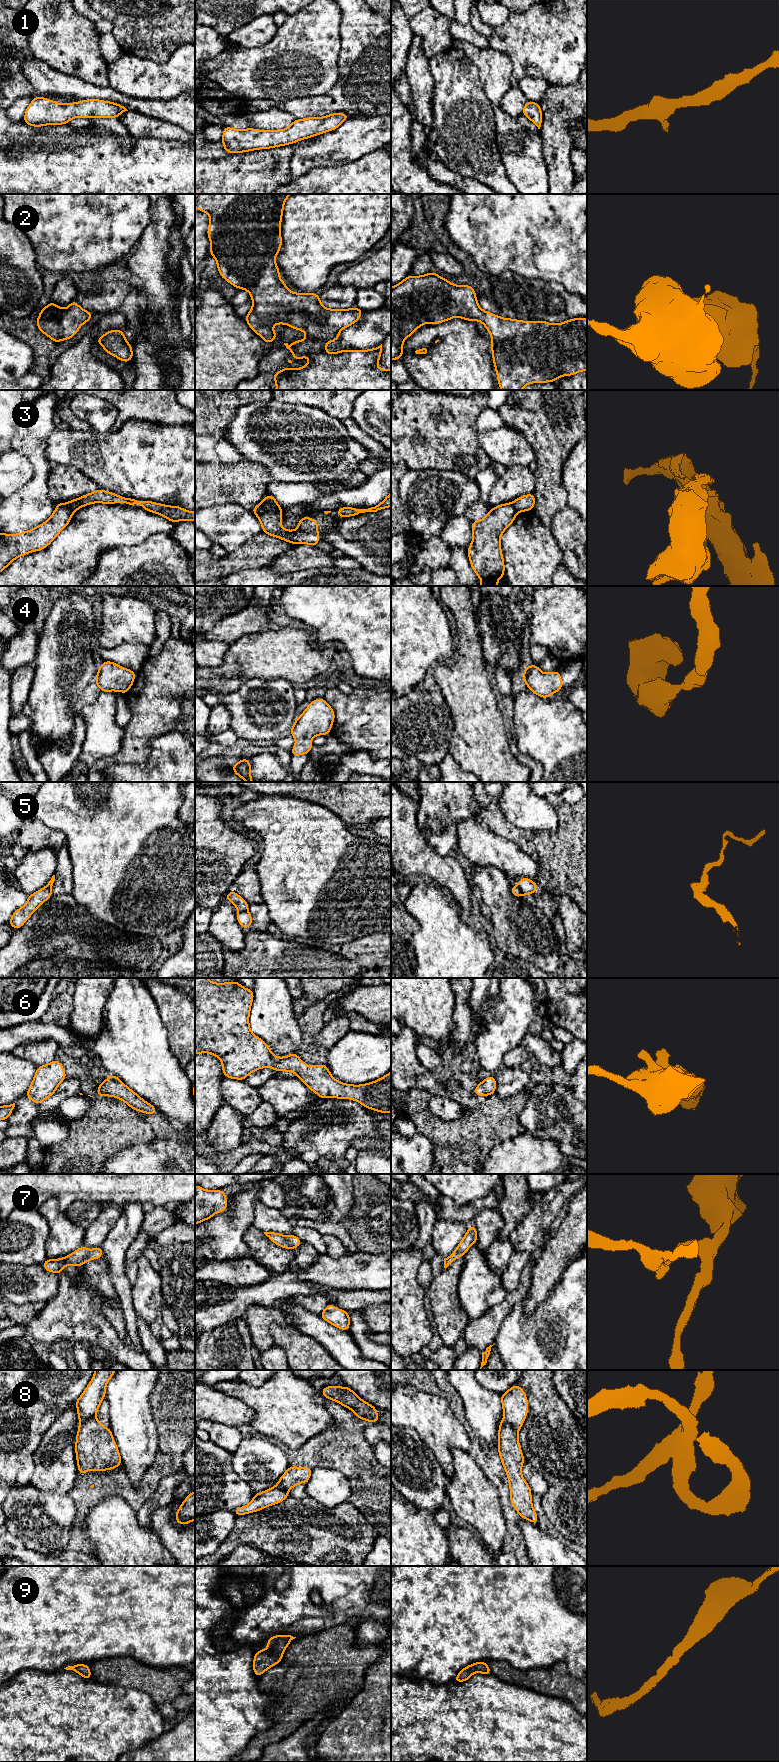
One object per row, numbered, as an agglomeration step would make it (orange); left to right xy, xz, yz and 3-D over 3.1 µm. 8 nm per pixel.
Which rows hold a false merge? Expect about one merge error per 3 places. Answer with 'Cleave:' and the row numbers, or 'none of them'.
Cleave: 3, 5

